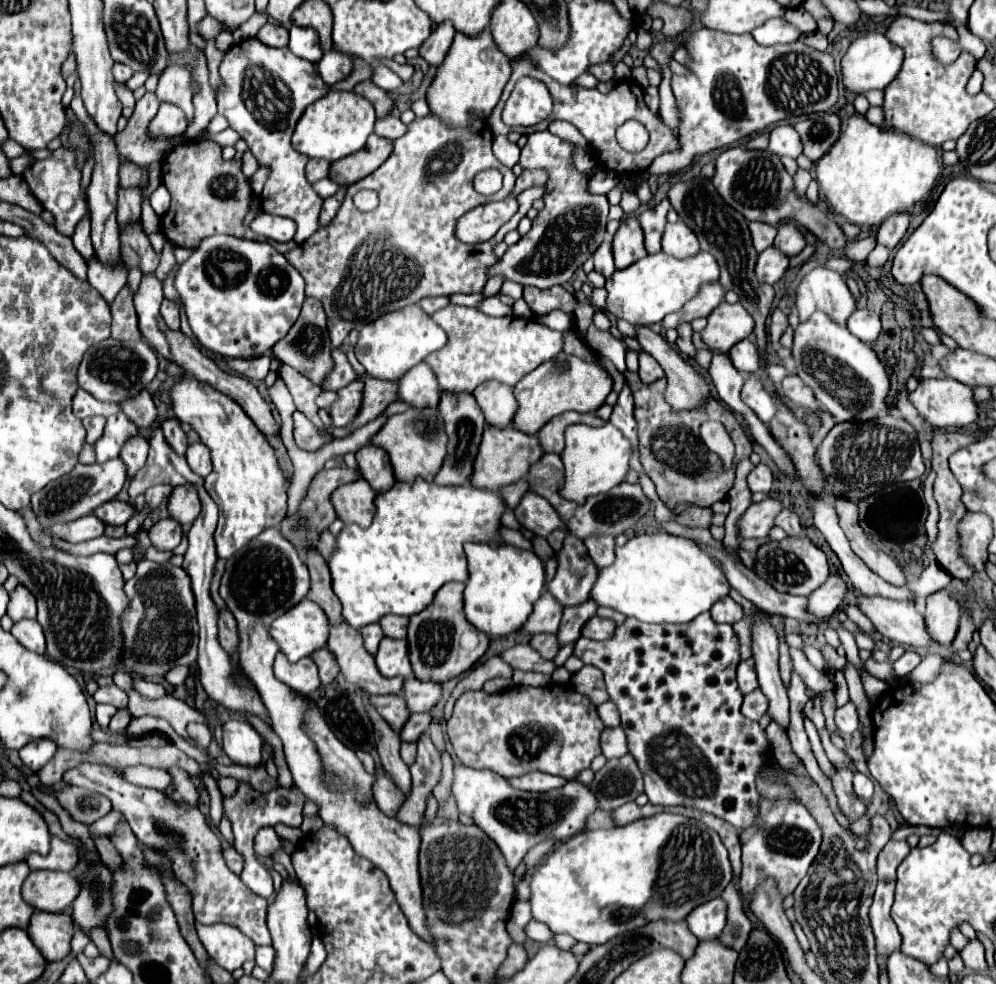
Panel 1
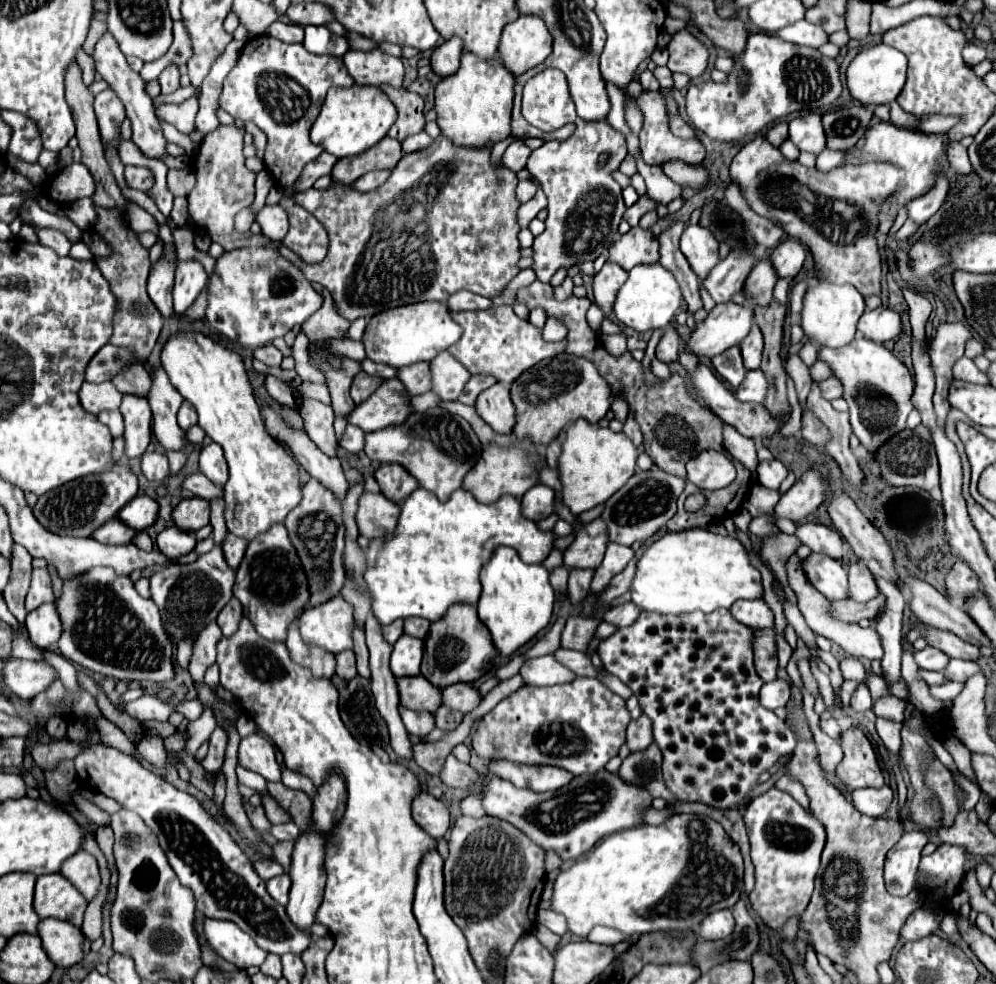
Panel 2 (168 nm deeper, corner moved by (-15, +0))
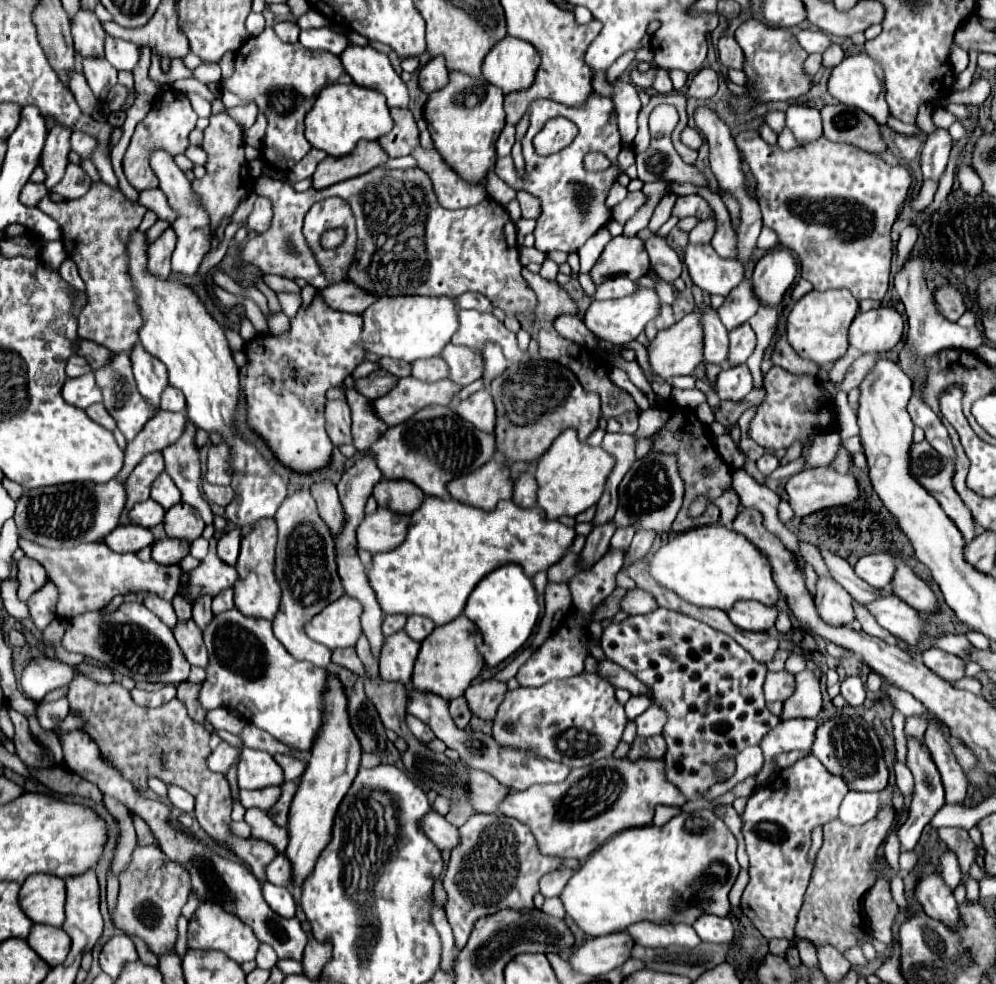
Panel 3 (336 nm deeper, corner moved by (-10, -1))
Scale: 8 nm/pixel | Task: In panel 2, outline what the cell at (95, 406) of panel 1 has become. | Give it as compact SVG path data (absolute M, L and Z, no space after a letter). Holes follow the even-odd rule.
M105 381L105 383L83 383L79 391L79 399L85 411L99 415L101 411L119 409L123 395L115 389L111 381Z

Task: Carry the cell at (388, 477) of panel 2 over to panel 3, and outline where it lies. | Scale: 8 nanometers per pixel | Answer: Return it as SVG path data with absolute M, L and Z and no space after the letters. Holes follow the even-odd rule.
M382 478L374 486L374 498L380 508L386 508L398 514L412 514L422 504L424 492L408 480Z

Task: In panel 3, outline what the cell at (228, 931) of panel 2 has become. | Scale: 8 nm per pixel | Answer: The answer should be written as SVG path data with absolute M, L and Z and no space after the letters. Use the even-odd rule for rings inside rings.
M210 900L200 902L200 906L196 908L194 916L188 922L188 948L220 950L226 956L230 956L232 960L236 960L238 964L242 964L246 960L254 960L258 946L260 946L260 942L258 942L258 938L254 938L254 932L250 930L250 926L244 924L242 920L238 920L236 914L226 912L216 902L210 902Z

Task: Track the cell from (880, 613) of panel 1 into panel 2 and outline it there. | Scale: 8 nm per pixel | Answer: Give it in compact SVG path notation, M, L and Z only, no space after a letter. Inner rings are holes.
M919 619L915 623L911 623L911 629L919 631L929 647L935 647L935 649L943 651L949 657L959 657L959 659L969 659L969 661L975 661L979 657L979 647L977 645L971 645L971 643L963 641L961 637L957 637L955 633L951 633L947 629L937 629L937 627L927 625Z

